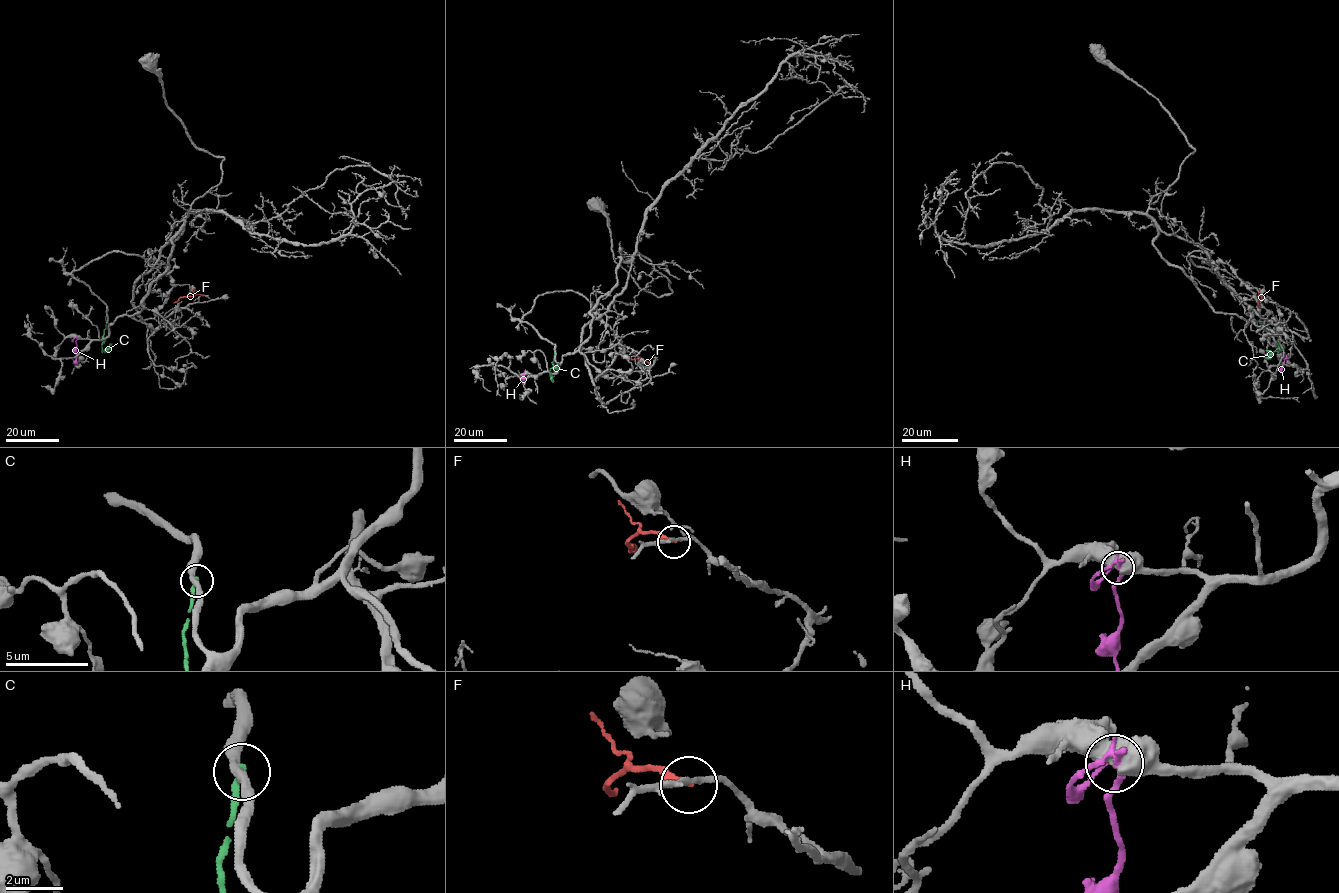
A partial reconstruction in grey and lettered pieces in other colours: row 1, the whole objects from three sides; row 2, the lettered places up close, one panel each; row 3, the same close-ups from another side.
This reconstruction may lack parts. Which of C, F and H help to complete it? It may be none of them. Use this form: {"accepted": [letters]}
{"accepted": []}

